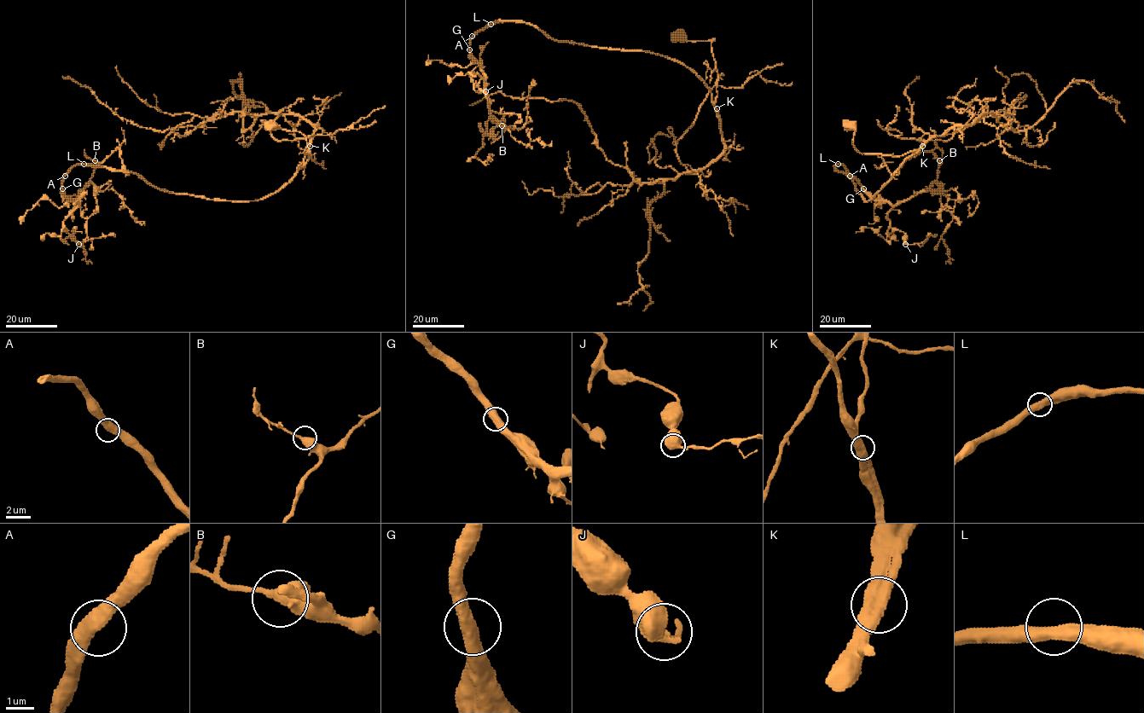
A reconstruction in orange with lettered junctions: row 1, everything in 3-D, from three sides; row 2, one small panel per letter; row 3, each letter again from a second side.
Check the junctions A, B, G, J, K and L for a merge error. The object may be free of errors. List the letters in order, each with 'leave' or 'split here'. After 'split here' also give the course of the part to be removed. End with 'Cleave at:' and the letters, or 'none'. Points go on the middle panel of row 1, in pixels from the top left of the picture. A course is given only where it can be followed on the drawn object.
A: leave
B: leave
G: leave
J: leave
K: leave
L: leave
Cleave at: none

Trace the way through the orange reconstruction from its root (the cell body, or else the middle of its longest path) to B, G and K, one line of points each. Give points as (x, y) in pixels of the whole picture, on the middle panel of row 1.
B: (678, 37), (713, 38), (715, 102), (666, 56), (489, 24), (468, 50), (502, 125)
G: (678, 37), (713, 38), (715, 102), (706, 84), (671, 58), (555, 41), (525, 23), (489, 24), (469, 49)
K: (678, 37), (687, 40), (713, 38), (711, 49), (717, 74), (717, 108)

